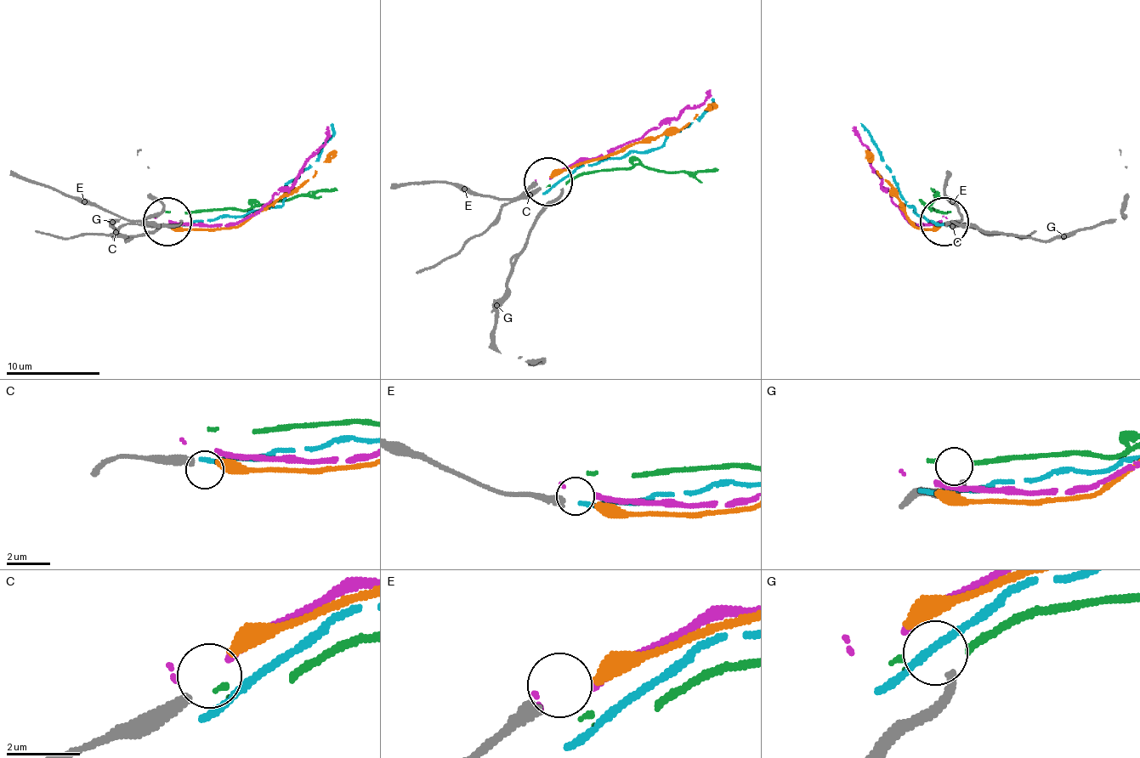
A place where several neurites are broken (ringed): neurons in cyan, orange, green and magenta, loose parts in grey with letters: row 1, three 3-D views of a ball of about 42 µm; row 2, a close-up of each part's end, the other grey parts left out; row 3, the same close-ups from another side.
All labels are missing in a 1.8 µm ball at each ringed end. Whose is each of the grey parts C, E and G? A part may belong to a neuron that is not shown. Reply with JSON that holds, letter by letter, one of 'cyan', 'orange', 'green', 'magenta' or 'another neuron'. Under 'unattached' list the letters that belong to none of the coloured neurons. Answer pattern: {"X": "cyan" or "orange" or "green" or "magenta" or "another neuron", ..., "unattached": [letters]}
{"C": "another neuron", "E": "orange", "G": "another neuron", "unattached": ["C", "G"]}

